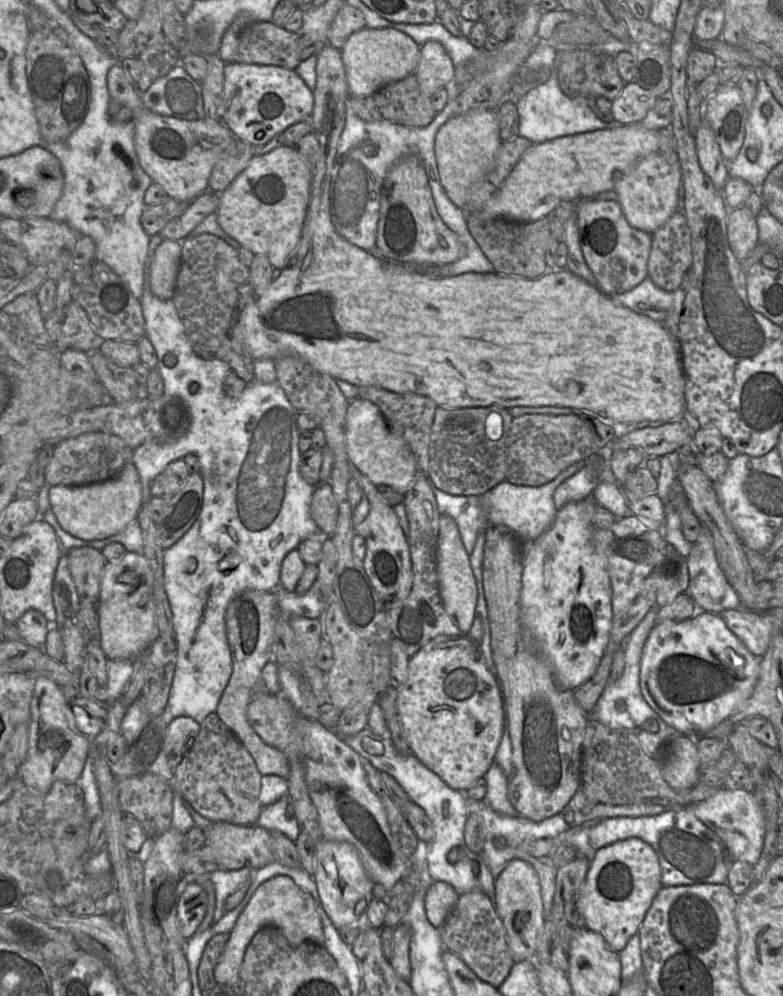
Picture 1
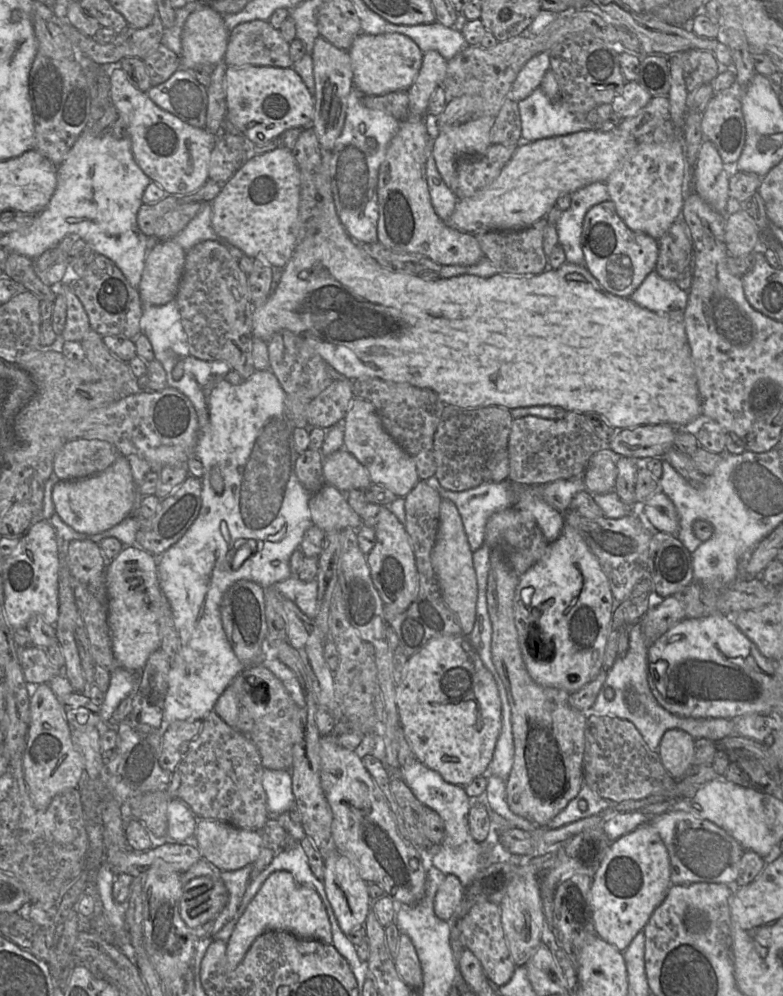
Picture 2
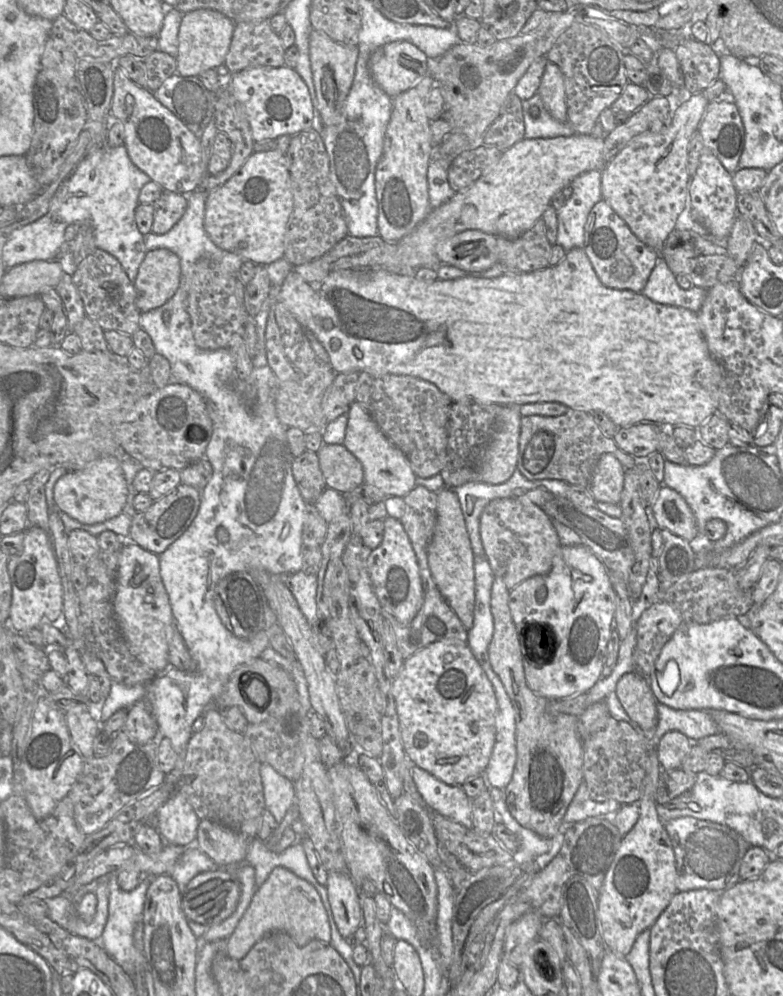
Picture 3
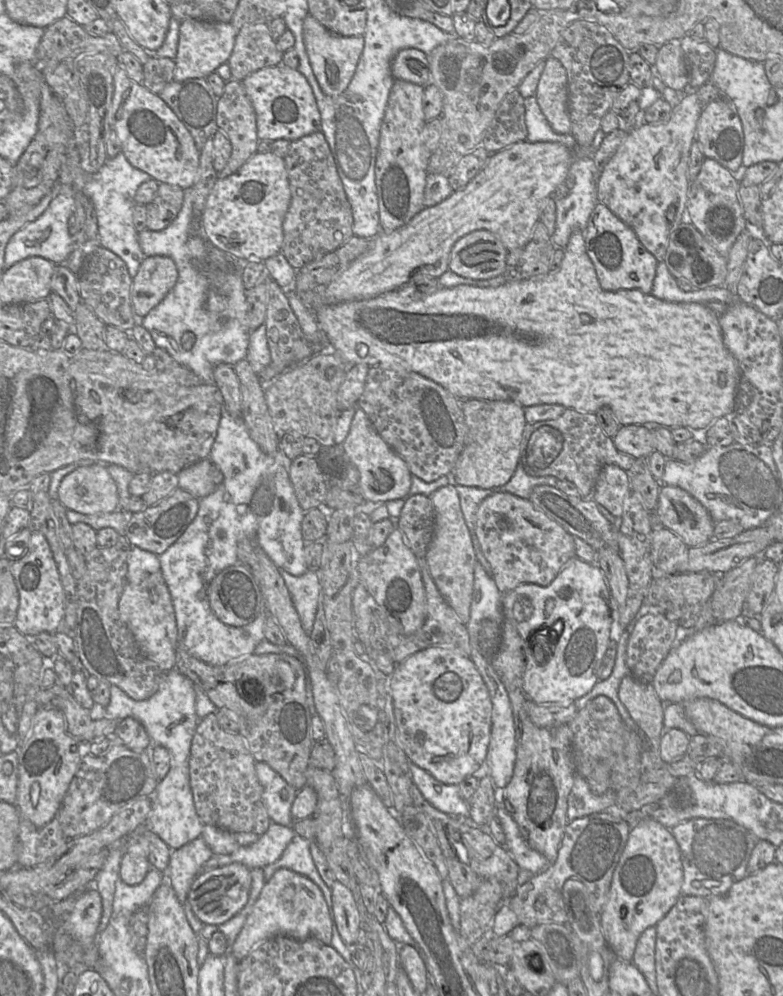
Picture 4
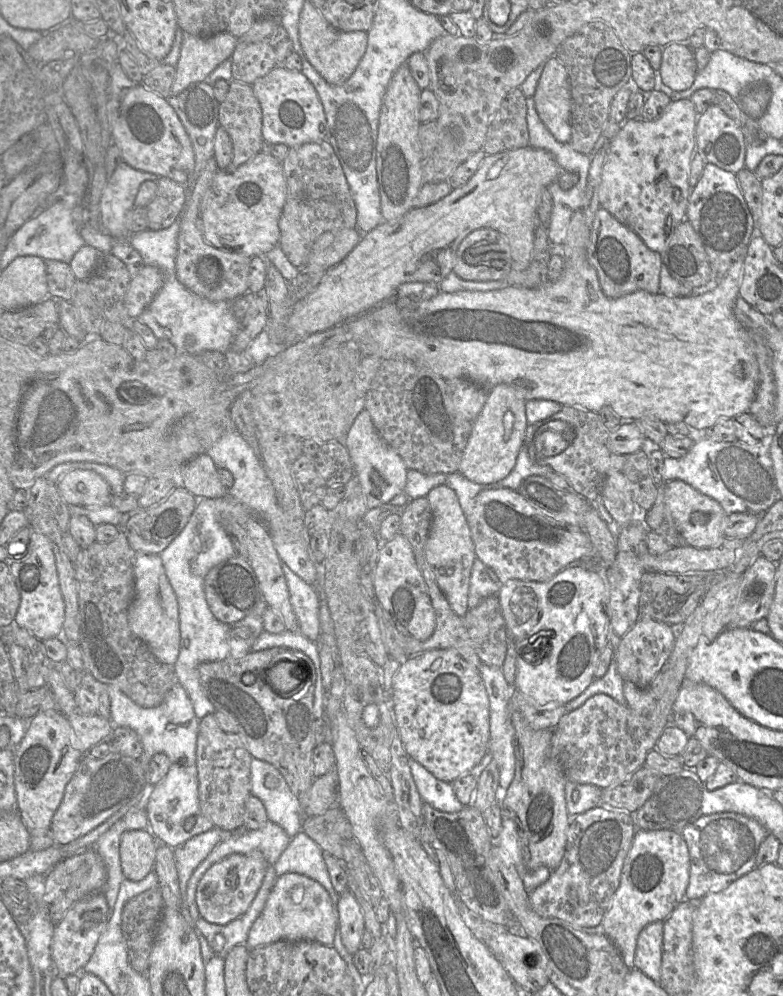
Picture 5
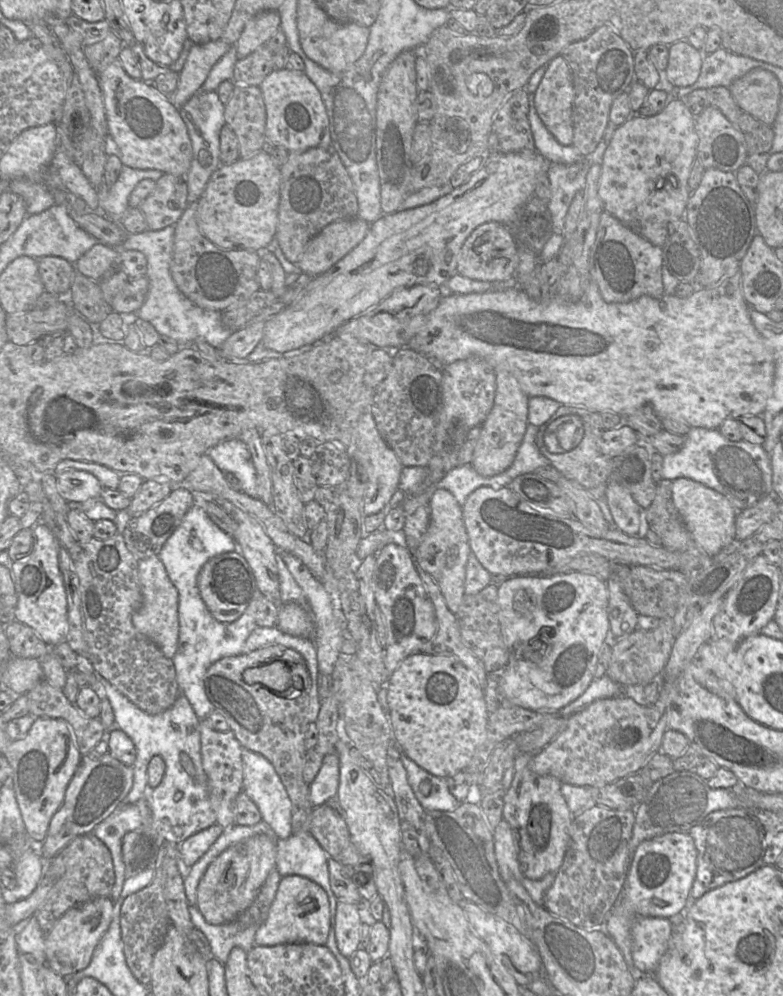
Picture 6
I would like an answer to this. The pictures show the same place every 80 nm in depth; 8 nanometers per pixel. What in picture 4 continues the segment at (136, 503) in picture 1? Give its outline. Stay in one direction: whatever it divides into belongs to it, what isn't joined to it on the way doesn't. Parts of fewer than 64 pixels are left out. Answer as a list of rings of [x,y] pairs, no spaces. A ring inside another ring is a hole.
[[[94,463],[79,467],[62,479],[58,499],[66,509],[86,515],[118,509],[117,486],[106,465]]]

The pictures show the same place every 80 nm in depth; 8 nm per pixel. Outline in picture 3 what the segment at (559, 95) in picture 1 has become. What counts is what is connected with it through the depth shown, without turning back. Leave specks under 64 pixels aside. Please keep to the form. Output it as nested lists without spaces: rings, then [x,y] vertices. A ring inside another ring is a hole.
[[[538,92],[531,98],[522,101],[522,110],[527,139],[555,138],[575,134],[570,124],[555,120],[545,109]]]

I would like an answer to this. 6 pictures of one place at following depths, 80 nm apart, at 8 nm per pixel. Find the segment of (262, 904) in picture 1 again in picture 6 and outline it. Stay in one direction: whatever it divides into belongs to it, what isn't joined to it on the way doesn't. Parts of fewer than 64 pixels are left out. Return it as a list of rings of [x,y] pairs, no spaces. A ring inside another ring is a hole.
[[[300,876],[281,878],[266,919],[256,930],[255,946],[274,946],[284,943],[325,945],[330,932],[330,903],[326,891],[314,881]]]

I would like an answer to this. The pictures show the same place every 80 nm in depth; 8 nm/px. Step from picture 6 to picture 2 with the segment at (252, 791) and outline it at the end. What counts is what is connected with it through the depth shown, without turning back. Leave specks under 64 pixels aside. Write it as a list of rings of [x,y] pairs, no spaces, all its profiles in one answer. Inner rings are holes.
[[[264,768],[262,784],[266,794],[267,812],[272,817],[294,808],[291,771]]]

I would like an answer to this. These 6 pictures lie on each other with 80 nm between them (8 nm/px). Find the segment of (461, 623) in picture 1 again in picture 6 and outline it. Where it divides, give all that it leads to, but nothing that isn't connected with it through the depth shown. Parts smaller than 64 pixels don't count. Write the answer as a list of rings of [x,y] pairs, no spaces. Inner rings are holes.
[[[437,489],[428,506],[430,508],[429,526],[422,542],[414,552],[414,558],[420,567],[434,579],[448,608],[456,614],[465,595],[466,565],[471,553],[462,507],[445,489]]]

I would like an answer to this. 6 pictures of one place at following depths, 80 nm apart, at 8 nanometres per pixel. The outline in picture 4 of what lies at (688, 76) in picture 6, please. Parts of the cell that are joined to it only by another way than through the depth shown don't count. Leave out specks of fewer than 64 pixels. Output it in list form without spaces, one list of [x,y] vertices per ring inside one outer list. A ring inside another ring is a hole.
[[[671,41],[659,46],[655,67],[668,88],[687,91],[688,67],[679,41]]]

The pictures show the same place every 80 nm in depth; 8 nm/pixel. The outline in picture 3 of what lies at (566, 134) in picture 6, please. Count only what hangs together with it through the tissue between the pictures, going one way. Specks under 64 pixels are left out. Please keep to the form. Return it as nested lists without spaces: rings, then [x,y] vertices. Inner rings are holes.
[[[548,61],[545,66],[538,93],[549,114],[559,122],[566,122],[564,78],[560,68],[551,61]]]

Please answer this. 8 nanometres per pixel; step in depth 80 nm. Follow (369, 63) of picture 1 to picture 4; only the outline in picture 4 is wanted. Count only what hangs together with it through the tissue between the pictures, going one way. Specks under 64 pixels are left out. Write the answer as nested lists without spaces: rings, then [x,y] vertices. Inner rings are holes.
[[[415,48],[400,50],[391,62],[394,79],[425,86],[430,82],[428,55]]]

